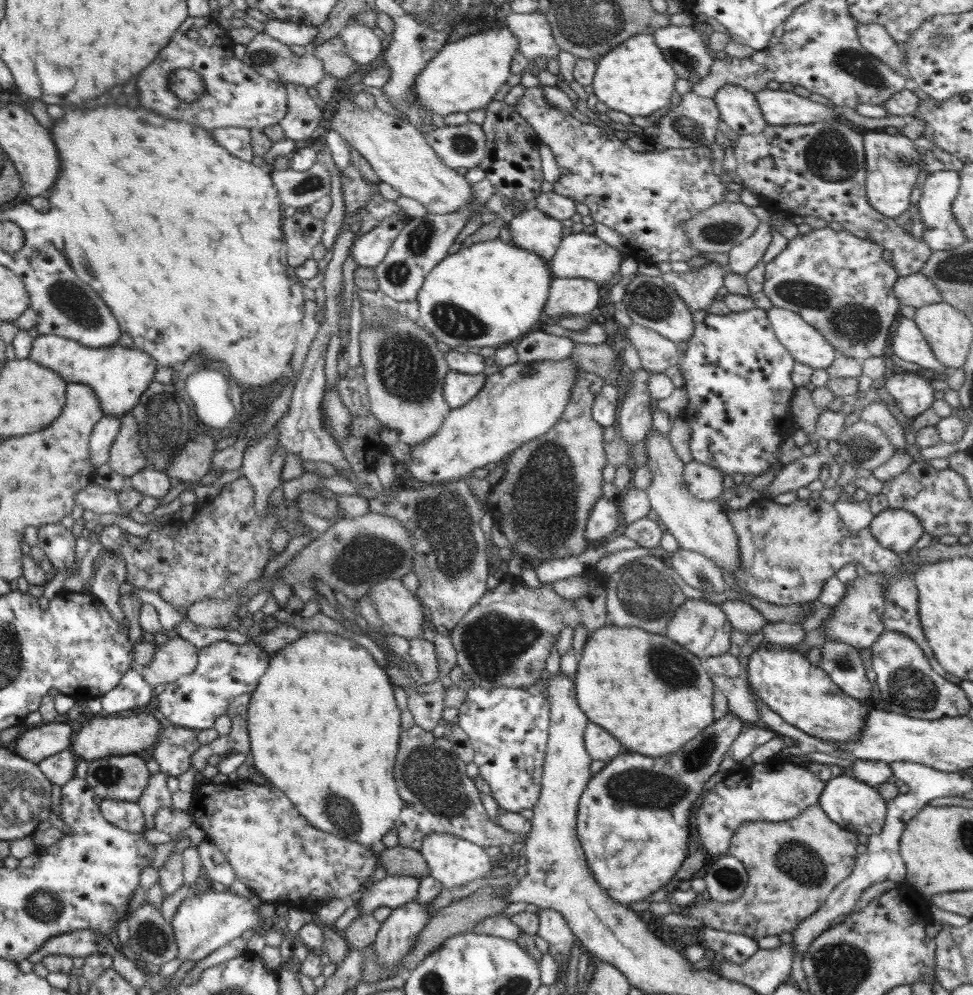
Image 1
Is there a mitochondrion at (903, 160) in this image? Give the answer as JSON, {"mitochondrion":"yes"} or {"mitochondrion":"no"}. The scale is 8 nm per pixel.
{"mitochondrion":"yes"}

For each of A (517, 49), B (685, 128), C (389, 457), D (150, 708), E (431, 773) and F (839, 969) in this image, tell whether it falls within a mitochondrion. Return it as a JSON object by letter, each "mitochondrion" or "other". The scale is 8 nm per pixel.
{"A":"other","B":"mitochondrion","C":"other","D":"other","E":"mitochondrion","F":"mitochondrion"}

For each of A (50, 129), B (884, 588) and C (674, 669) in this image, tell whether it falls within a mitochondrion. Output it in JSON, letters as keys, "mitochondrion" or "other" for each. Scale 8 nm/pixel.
{"A":"other","B":"other","C":"mitochondrion"}

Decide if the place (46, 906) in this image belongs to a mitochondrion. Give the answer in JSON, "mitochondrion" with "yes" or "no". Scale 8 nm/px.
{"mitochondrion":"yes"}

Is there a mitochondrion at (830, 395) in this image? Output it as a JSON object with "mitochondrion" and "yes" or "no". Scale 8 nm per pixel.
{"mitochondrion":"no"}

